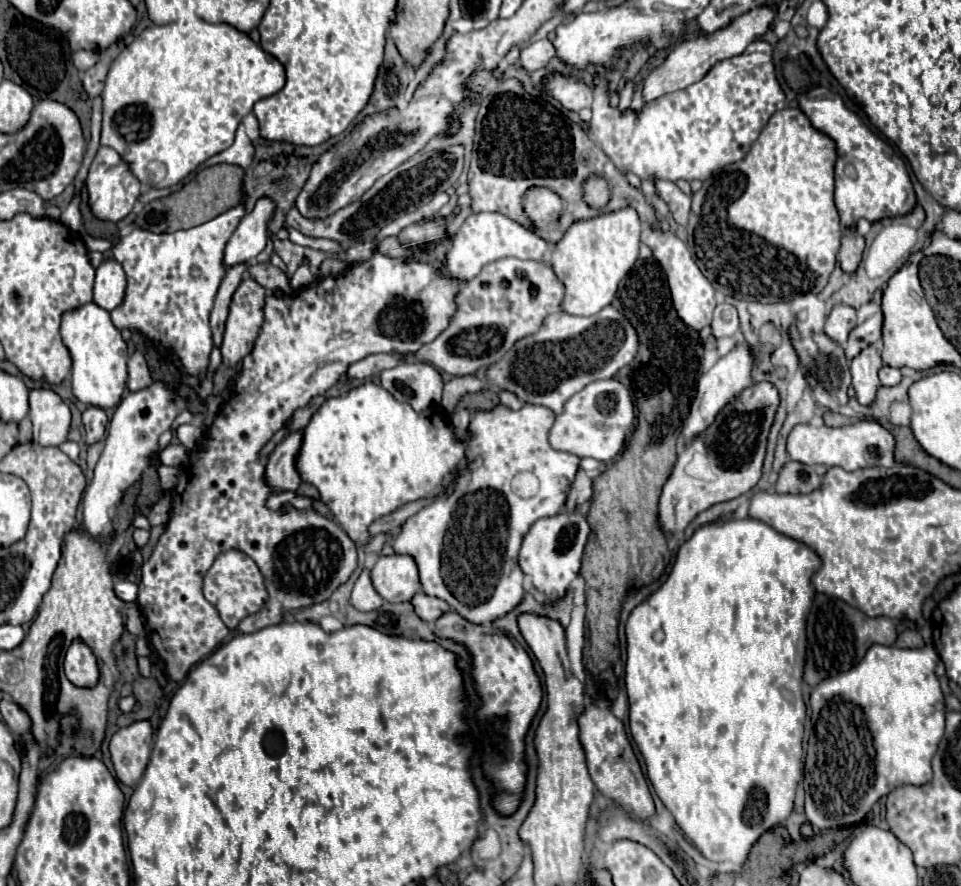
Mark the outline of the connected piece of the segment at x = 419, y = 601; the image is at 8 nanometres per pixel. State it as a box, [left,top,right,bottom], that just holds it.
[412,592,450,624]

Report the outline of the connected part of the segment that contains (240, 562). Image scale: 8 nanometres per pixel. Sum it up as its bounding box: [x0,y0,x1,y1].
[204,550,268,630]

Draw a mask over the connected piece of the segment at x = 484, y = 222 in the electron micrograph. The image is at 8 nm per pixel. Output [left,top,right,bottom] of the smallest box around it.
[444,212,550,282]

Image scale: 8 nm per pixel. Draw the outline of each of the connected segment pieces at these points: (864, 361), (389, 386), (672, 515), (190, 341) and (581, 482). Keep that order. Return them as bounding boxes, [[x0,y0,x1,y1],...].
[[850,346,882,406],[380,362,442,412],[660,380,780,534],[110,202,246,372],[566,470,592,512]]

